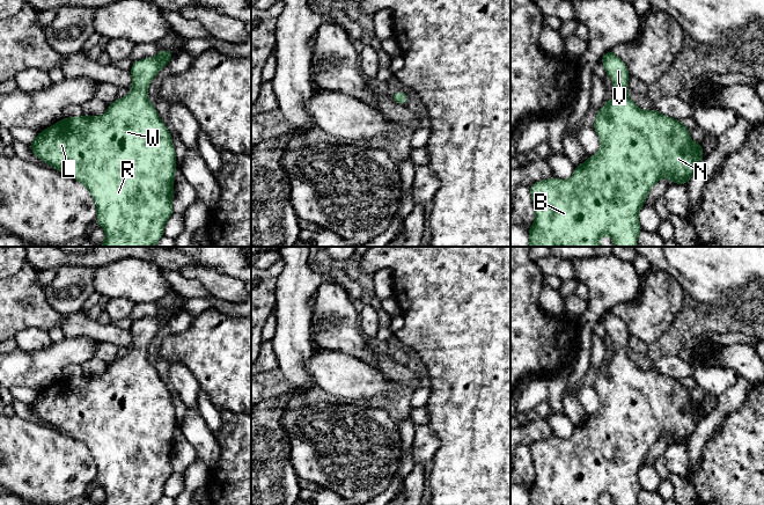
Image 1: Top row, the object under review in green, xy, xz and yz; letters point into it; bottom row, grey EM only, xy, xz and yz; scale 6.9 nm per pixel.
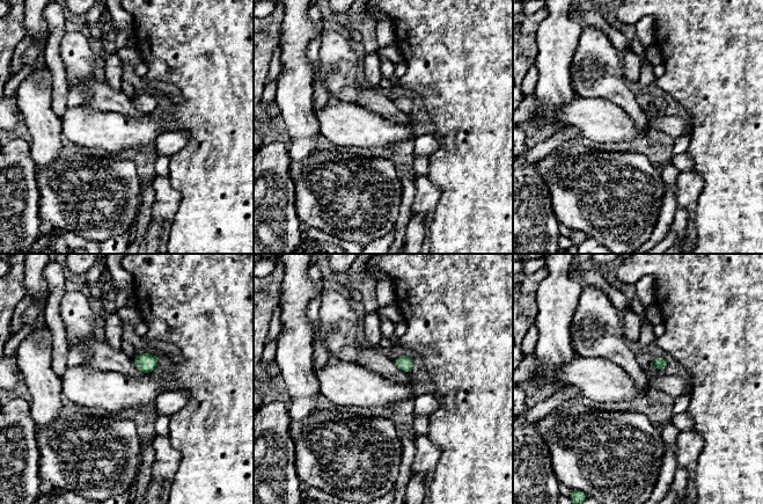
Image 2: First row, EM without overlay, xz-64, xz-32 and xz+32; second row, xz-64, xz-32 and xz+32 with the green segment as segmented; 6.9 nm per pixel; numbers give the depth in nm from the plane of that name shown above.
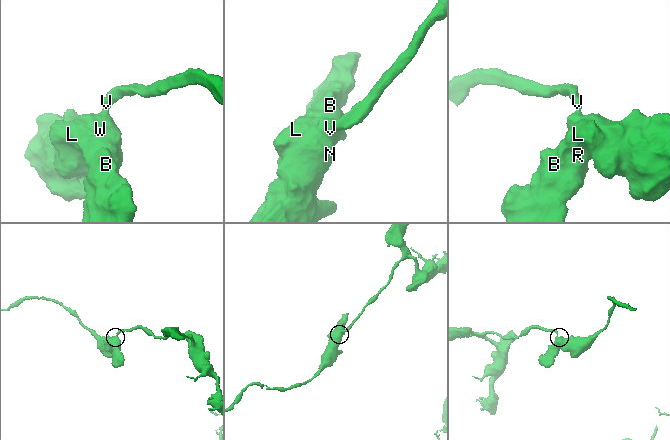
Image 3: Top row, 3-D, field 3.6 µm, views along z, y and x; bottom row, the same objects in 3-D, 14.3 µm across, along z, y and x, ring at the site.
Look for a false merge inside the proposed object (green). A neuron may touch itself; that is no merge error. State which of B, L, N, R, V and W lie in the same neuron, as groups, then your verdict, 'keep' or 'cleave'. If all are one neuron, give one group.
B L N R V W; keep

